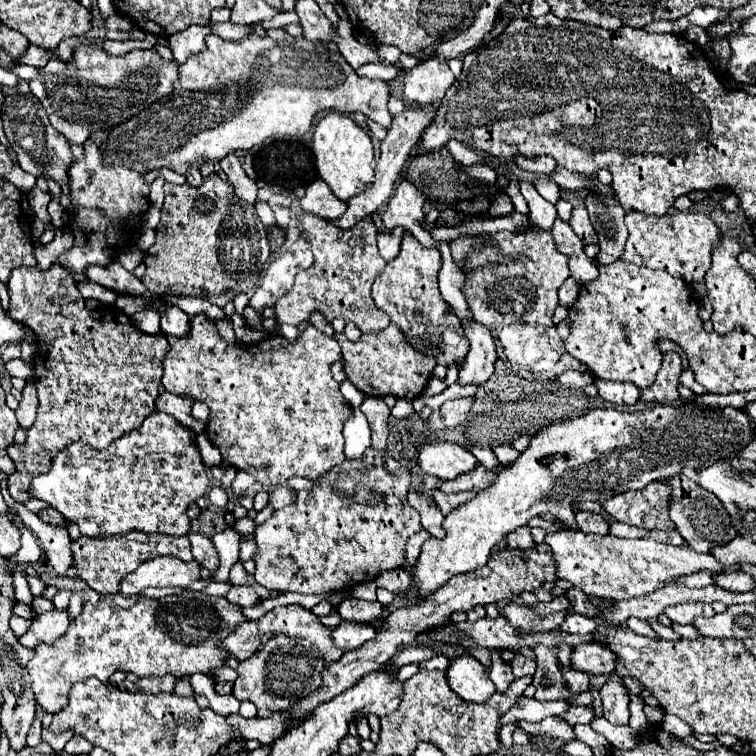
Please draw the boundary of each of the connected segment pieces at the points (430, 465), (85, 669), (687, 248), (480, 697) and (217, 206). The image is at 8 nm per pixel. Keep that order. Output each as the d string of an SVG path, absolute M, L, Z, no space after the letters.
M419 442L415 450L419 468L439 480L453 480L477 466L477 458L467 448L453 442Z
M185 592L185 596L169 596L161 600L149 600L139 598L139 602L123 610L119 606L109 606L107 602L85 602L83 612L69 624L69 630L57 638L51 646L37 644L35 656L29 660L27 670L31 676L31 690L35 694L37 704L45 712L59 712L69 698L69 690L75 682L83 682L91 676L95 676L101 682L109 682L111 674L115 672L133 672L139 678L149 676L165 676L173 674L177 678L191 676L195 672L209 674L211 668L225 666L227 652L217 648L217 642L223 640L227 634L231 634L239 624L245 622L245 616L241 614L241 608L227 602L223 596L205 596L201 592Z
M633 210L625 216L625 224L629 238L621 260L651 270L665 270L685 282L703 282L705 272L711 266L711 248L719 242L719 228L711 218L707 218L707 214L677 212L665 216L649 216Z
M471 654L451 660L447 668L447 680L459 698L475 704L483 704L491 694L495 694L495 684L491 684L487 672Z
M217 174L203 178L203 184L193 188L189 184L165 184L163 216L157 226L157 242L145 252L147 272L143 284L157 296L199 296L223 308L237 292L251 292L259 280L259 272L267 262L271 250L267 244L267 230L261 224L253 204L239 200L229 182Z

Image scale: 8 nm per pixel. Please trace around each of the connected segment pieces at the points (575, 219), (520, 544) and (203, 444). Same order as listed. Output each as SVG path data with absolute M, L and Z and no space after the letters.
M583 206L575 208L573 214L571 214L571 220L569 220L569 226L573 228L573 232L579 236L579 240L583 244L595 244L597 242L597 236L595 236L595 230L587 218L587 210Z
M523 526L523 528L517 528L515 532L509 532L507 534L507 544L511 548L531 548L535 544L533 536L531 536L531 528Z
M206 433L197 435L197 444L199 452L201 453L201 456L203 456L203 462L205 462L207 468L211 468L211 466L215 466L215 464L222 462L222 456L219 450L207 440Z

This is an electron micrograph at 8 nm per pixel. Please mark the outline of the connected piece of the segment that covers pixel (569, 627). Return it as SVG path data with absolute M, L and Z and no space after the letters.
M571 612L565 616L563 624L561 624L561 632L567 632L567 634L591 634L595 632L595 620L587 618L587 616L581 616L577 612Z

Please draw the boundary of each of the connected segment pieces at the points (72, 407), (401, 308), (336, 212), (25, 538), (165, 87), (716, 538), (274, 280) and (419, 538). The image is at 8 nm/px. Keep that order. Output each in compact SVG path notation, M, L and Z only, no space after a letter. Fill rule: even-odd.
M57 264L47 272L15 268L7 286L11 296L9 316L21 320L37 336L37 356L33 360L33 384L39 396L37 420L23 446L13 444L7 448L9 458L15 462L9 492L15 502L25 504L31 480L49 470L61 446L81 440L103 450L111 440L143 424L155 410L169 344L163 334L149 336L137 330L129 316L115 306L87 310L77 282Z
M405 232L399 256L387 262L385 270L373 282L373 300L381 310L389 314L391 322L403 330L407 340L411 340L417 350L429 352L439 364L451 366L457 362L461 366L469 350L469 340L455 312L451 312L451 306L441 298L437 288L439 268L439 250L421 246L413 234Z
M315 180L307 186L305 196L301 198L301 208L319 218L339 218L347 210L347 204L341 202L323 180Z
M15 518L15 522L17 522L17 526L21 528L21 548L19 548L17 554L13 554L13 556L7 558L7 568L9 568L9 572L15 572L15 568L21 566L21 564L33 564L33 562L37 562L39 556L41 556L41 550L39 550L37 542L35 542L35 536L23 526L21 520Z
M83 44L79 46L79 74L75 72L75 66L67 66L67 62L61 62L61 60L51 60L47 66L41 68L41 72L35 78L29 80L29 88L43 104L53 128L59 134L63 134L71 144L83 144L93 132L111 130L131 120L131 116L139 114L161 96L167 96L173 90L175 80L177 80L177 64L175 62L167 64L153 50L131 50L125 56L109 56L99 46ZM55 68L67 68L67 70L65 74L55 76Z
M683 474L669 478L667 482L673 488L669 516L675 522L679 534L689 544L689 548L693 548L695 552L711 552L711 548L717 548L719 544L729 544L731 538L737 536L737 530L731 524L731 516L727 516L727 510L715 494L699 488L699 484L695 484Z
M301 234L289 250L285 250L279 258L275 258L269 264L261 286L257 288L257 292L249 302L251 308L257 310L259 314L263 314L265 308L273 308L275 302L285 292L291 290L297 272L307 270L311 264L313 264L313 252L311 246L307 244L307 238Z
M421 530L421 532L417 532L417 534L407 542L405 558L407 558L407 564L409 564L409 566L413 566L413 564L415 564L415 560L419 558L419 552L421 552L423 542L425 542L425 540L429 540L429 538L431 538L431 536L429 536L429 532Z

